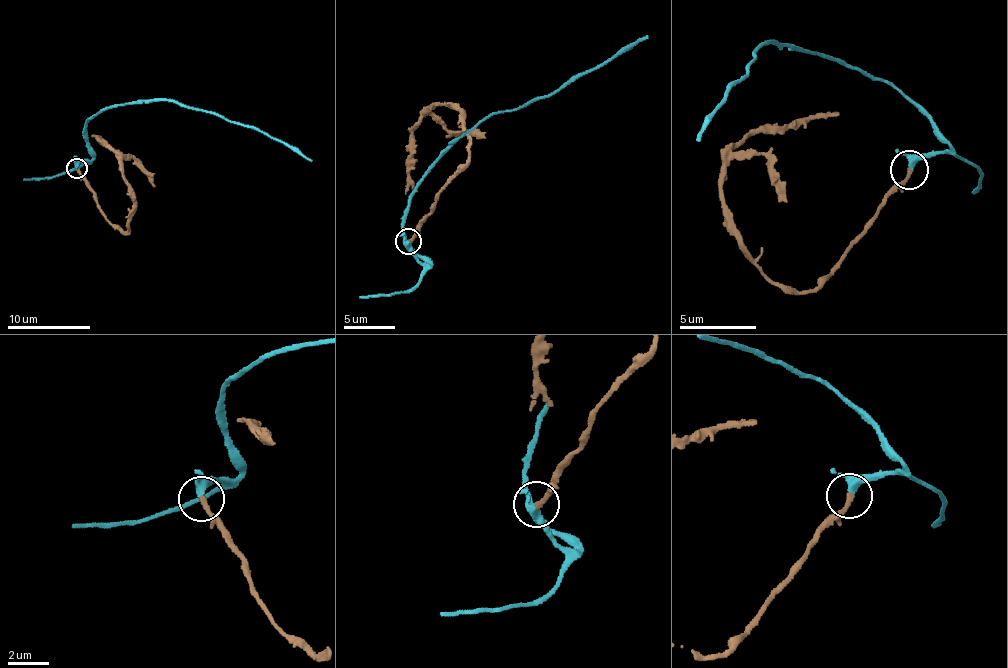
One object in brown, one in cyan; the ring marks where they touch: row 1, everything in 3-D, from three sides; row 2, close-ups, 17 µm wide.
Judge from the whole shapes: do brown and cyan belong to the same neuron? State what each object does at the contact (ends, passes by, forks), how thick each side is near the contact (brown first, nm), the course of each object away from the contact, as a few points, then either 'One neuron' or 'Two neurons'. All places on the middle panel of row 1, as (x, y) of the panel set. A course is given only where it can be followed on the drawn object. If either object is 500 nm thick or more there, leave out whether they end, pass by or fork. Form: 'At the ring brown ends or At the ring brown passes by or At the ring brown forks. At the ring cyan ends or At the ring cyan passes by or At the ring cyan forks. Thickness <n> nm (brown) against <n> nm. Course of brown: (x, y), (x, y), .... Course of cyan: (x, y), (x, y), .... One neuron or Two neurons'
At the ring brown ends. At the ring cyan passes by. Thickness 260 nm (brown) against 280 nm. Course of brown: (407, 242), (430, 214), (435, 197), (469, 159), (469, 136), (458, 108), (437, 104), (413, 127), (406, 193). Course of cyan: (407, 242), (425, 262), (410, 247), (403, 228), (415, 185), (463, 135), (487, 117), (555, 93), (648, 35). One neuron

